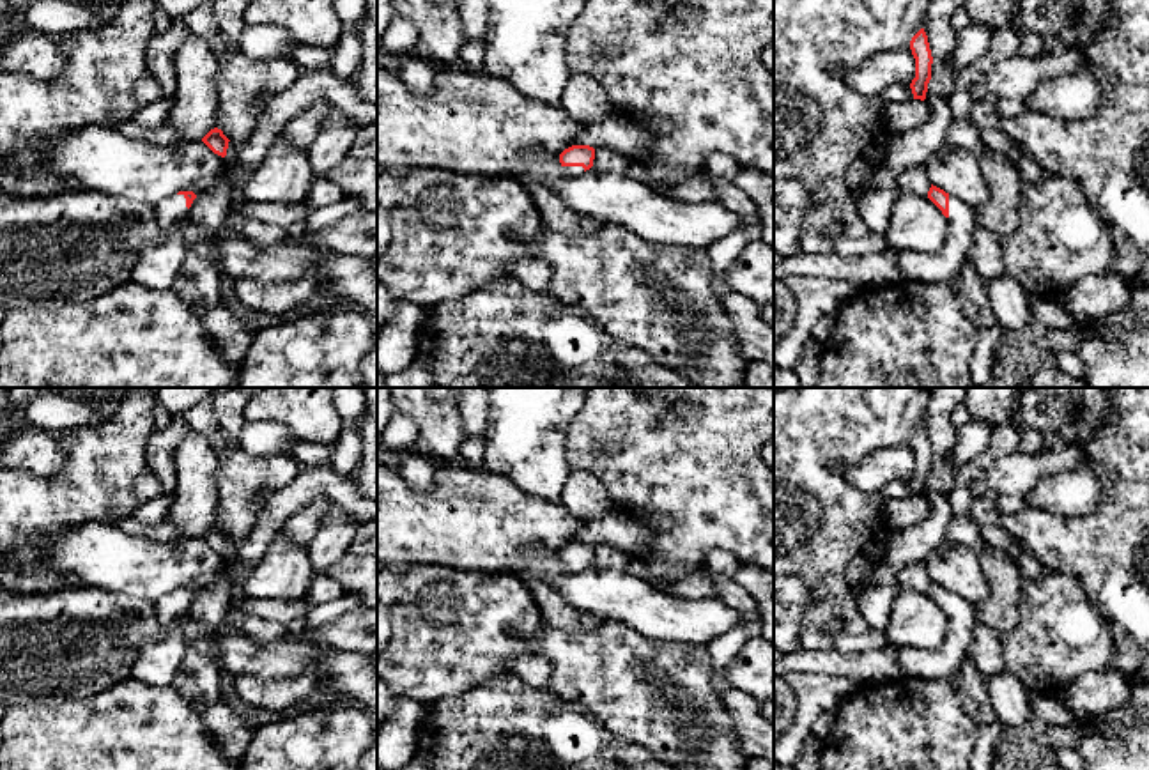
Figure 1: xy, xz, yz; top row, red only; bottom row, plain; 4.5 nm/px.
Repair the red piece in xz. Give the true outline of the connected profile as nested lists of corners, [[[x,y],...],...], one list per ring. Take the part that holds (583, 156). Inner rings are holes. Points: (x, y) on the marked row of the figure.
[[[572,145],[559,154],[565,175],[582,175],[593,166],[595,149],[590,145]]]

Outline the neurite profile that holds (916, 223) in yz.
[[[903,193],[892,205],[883,237],[889,250],[935,253],[947,234],[947,218],[928,196]]]

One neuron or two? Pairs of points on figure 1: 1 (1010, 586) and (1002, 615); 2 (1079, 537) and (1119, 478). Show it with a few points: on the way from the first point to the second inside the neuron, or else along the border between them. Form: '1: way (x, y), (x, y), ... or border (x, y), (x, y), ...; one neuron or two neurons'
1: way (1004, 593), (1002, 608); one neuron
2: way (1093, 524), (1119, 498), (1119, 492); one neuron

